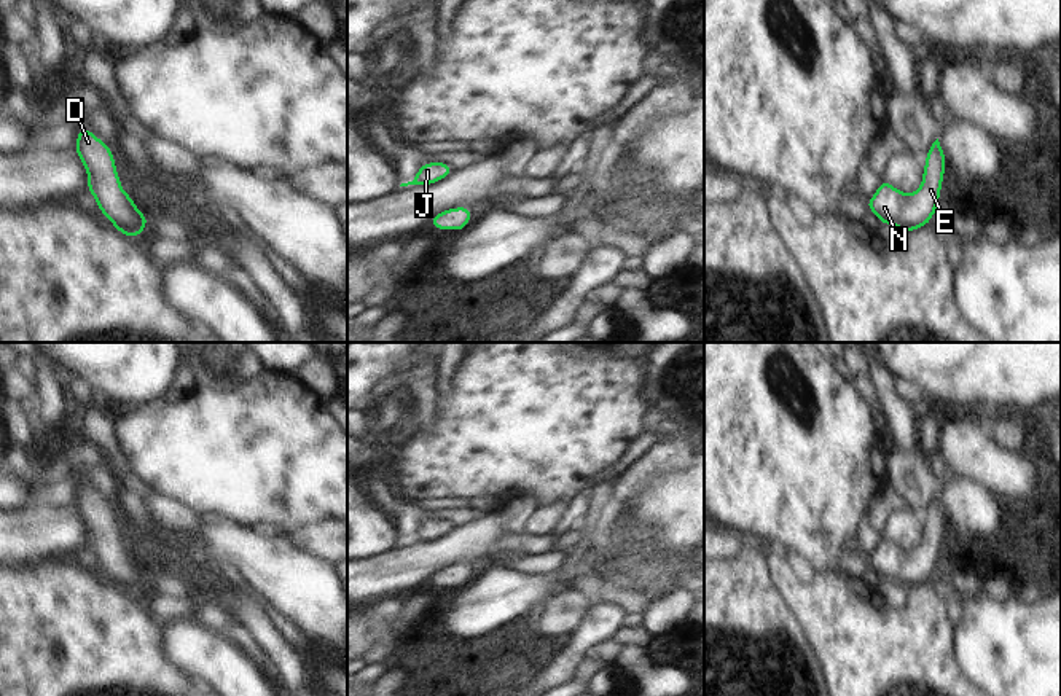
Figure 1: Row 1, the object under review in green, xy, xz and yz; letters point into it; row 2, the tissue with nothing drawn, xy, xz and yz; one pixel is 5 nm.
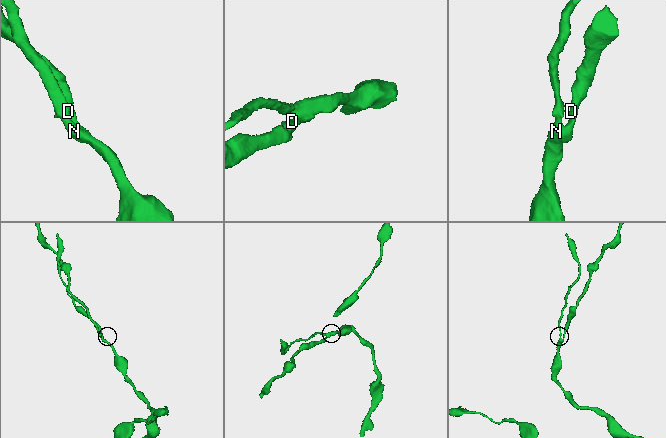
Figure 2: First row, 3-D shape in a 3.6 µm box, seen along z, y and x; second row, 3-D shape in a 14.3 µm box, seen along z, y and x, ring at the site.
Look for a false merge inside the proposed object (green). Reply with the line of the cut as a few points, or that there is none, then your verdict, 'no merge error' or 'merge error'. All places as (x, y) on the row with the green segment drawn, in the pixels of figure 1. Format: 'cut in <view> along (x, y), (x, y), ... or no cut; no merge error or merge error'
no cut; no merge error

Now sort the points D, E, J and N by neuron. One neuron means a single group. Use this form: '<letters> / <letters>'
D E J N

